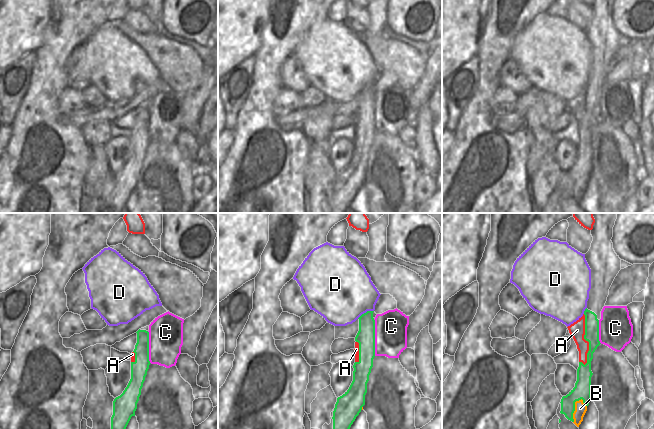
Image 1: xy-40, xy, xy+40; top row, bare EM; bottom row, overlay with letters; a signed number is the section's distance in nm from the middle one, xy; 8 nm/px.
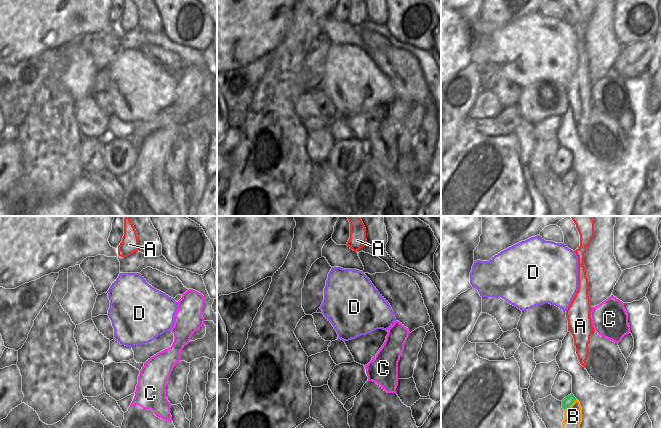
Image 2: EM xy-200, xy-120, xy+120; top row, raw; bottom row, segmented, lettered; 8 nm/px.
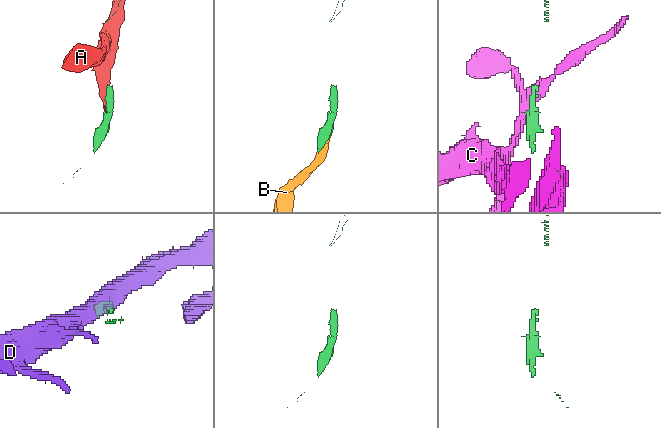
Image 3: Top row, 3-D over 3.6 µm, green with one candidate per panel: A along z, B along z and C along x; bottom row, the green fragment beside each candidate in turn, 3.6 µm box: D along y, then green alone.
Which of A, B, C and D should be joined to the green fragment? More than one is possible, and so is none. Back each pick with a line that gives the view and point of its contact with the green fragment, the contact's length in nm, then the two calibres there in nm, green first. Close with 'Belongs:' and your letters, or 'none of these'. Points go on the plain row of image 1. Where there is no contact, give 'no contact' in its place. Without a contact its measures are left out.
Belongs: none of these

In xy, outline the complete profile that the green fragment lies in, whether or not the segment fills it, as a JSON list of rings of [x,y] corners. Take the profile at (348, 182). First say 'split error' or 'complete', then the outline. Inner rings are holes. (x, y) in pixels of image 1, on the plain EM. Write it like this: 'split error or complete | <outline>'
split error | [[[367,87],[359,95],[355,117],[359,119],[359,137],[353,141],[353,157],[349,165],[337,174],[331,199],[323,205],[311,204],[311,213],[344,213],[365,181],[367,159],[375,133],[374,87]]]

